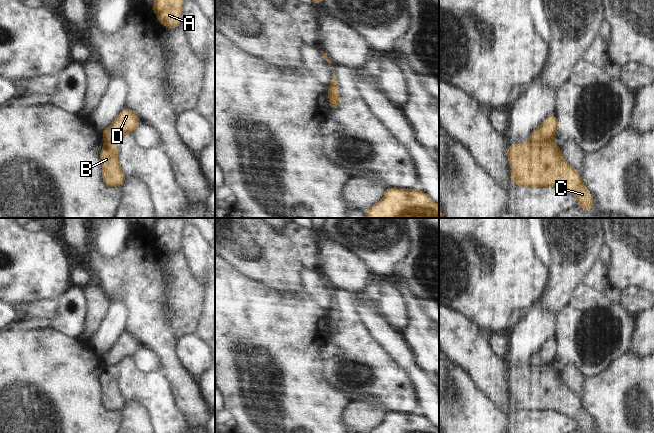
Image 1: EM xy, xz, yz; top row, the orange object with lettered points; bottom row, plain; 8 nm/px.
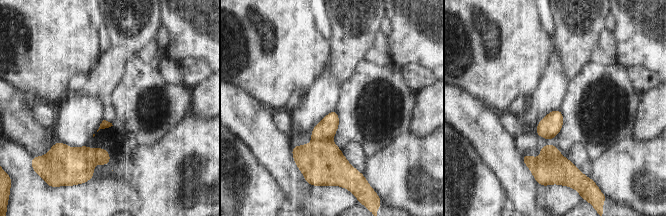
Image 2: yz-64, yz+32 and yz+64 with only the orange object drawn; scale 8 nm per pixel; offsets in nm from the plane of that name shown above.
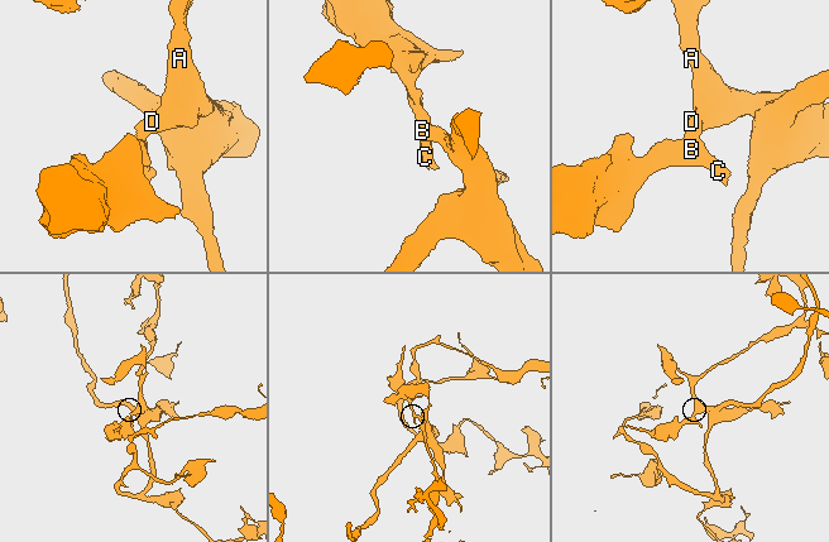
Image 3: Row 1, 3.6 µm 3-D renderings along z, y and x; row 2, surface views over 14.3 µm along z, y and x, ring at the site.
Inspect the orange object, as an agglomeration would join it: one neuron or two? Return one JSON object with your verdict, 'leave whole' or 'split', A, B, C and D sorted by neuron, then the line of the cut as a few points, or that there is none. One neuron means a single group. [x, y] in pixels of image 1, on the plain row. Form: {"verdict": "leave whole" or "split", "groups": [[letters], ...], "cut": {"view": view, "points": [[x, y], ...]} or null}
{"verdict": "split", "groups": [["A", "D"], ["B", "C"]], "cut": {"view": "yz", "points": [[529, 363], [535, 366], [552, 365]]}}

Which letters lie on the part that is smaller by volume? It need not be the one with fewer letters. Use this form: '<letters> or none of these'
B, C

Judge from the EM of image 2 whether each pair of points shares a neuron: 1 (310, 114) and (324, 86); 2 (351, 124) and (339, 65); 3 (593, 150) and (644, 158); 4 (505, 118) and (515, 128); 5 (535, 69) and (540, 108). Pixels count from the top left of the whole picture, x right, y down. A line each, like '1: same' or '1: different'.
1: same
2: different
3: different
4: same
5: different

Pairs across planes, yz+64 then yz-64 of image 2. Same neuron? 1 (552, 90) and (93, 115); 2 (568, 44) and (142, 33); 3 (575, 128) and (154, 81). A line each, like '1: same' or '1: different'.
1: same
2: same
3: same

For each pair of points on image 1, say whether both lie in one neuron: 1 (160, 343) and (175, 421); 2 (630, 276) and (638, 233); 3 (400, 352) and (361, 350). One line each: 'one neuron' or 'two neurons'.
1: two neurons
2: one neuron
3: two neurons

